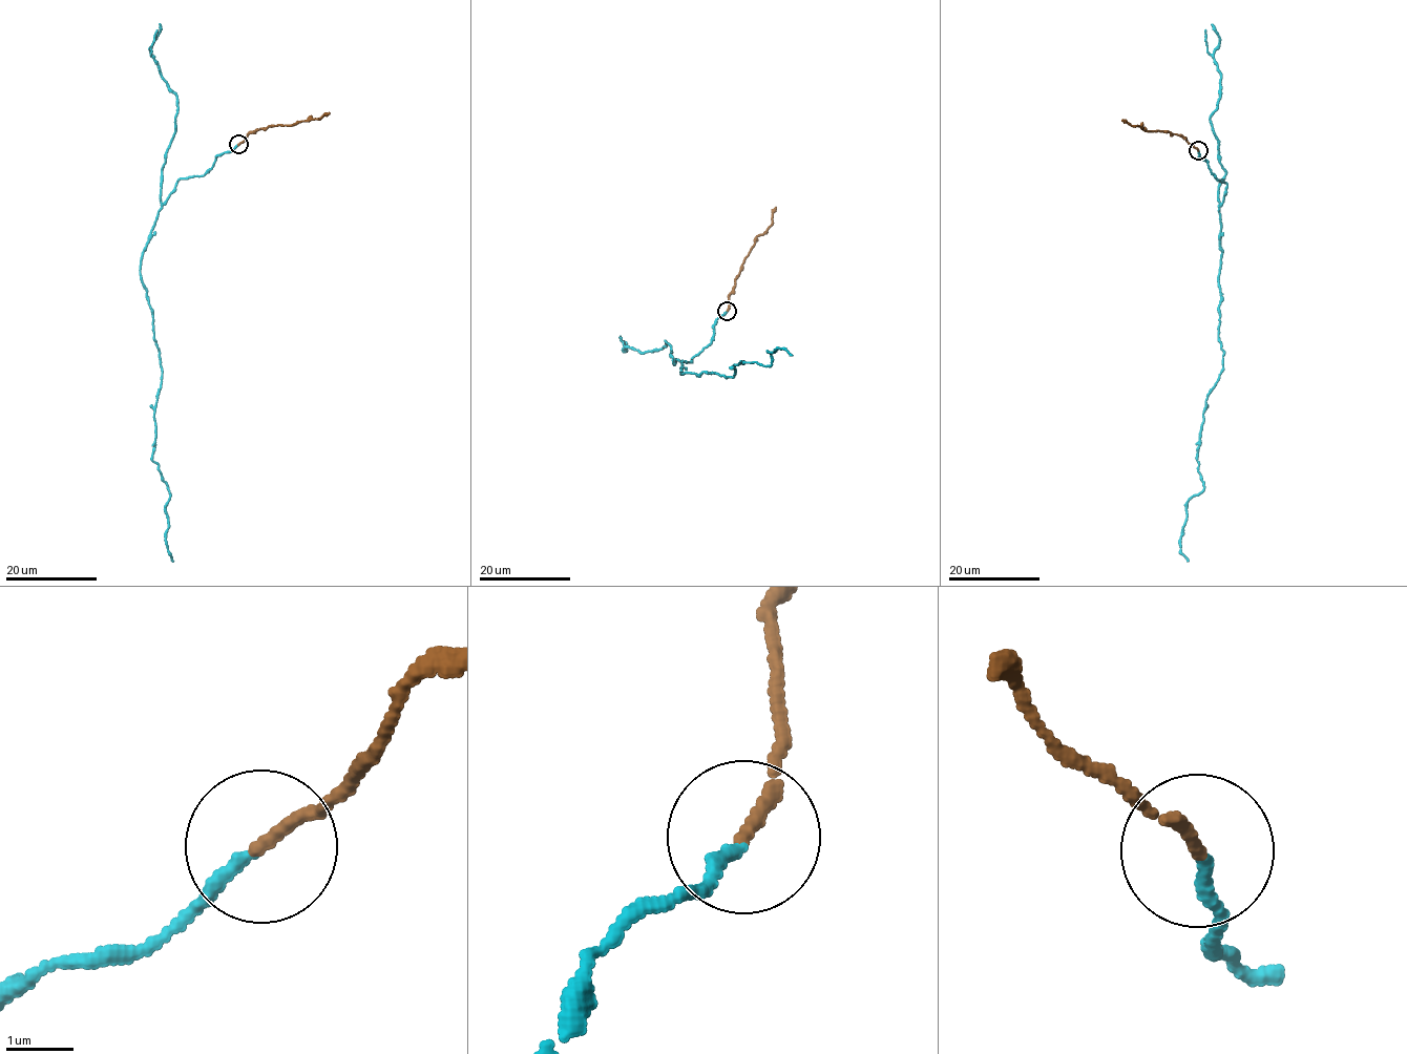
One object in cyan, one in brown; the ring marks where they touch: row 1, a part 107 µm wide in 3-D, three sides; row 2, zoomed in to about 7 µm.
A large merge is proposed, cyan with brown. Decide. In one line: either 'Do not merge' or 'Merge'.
Merge

